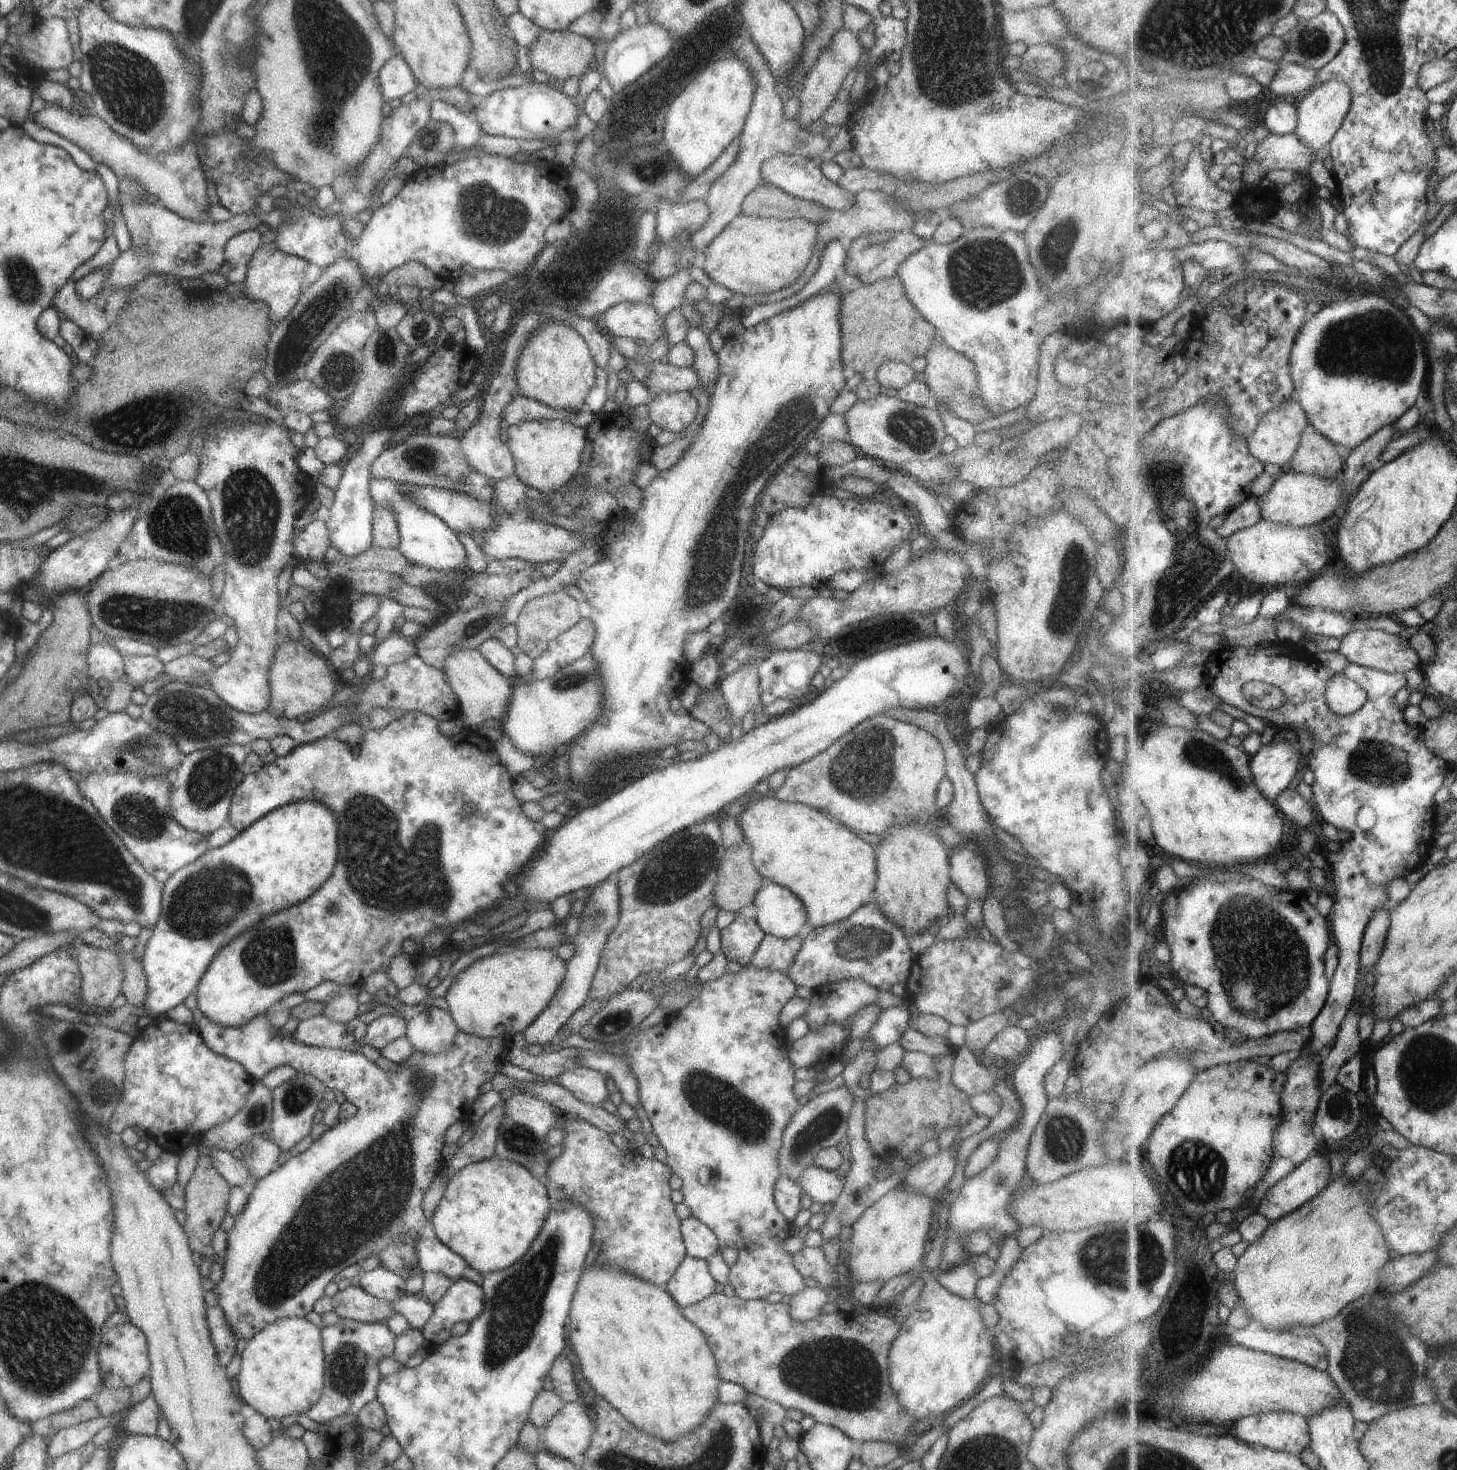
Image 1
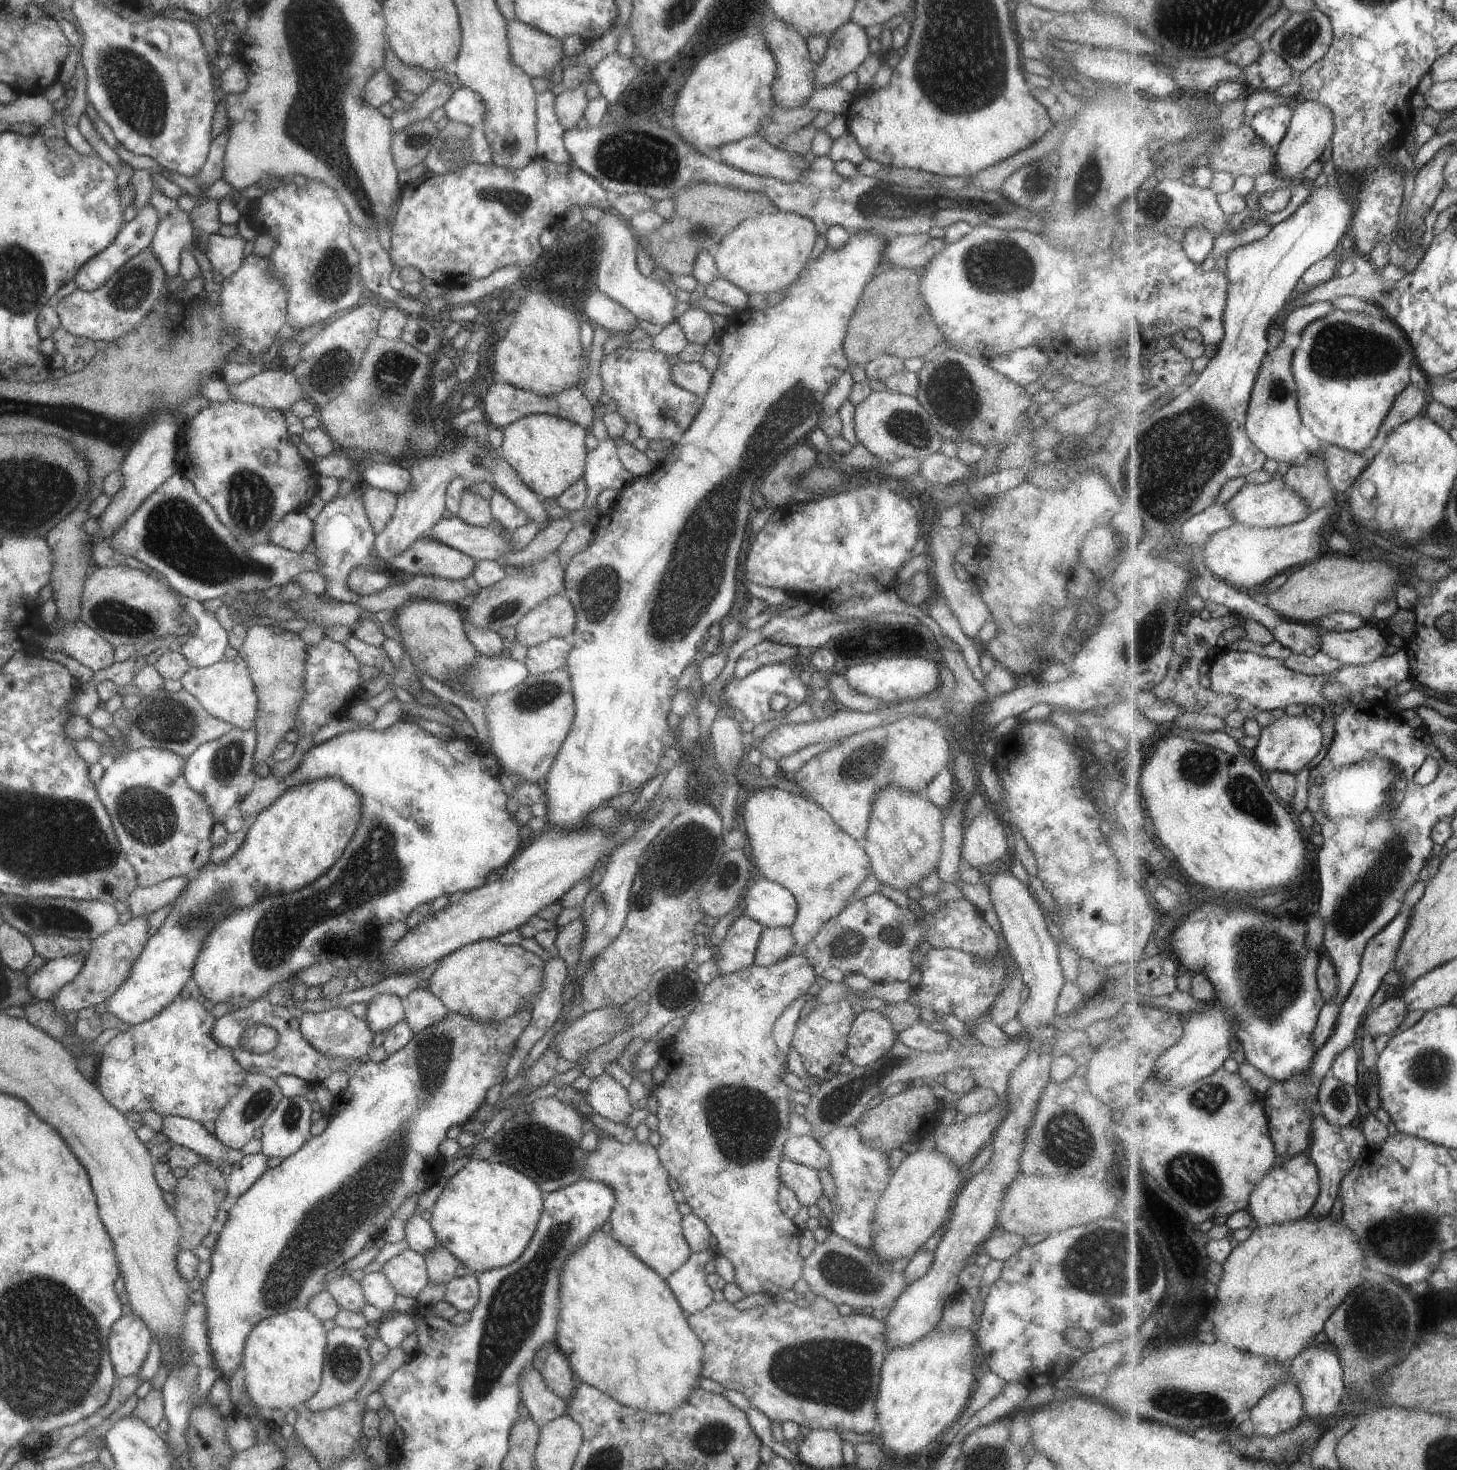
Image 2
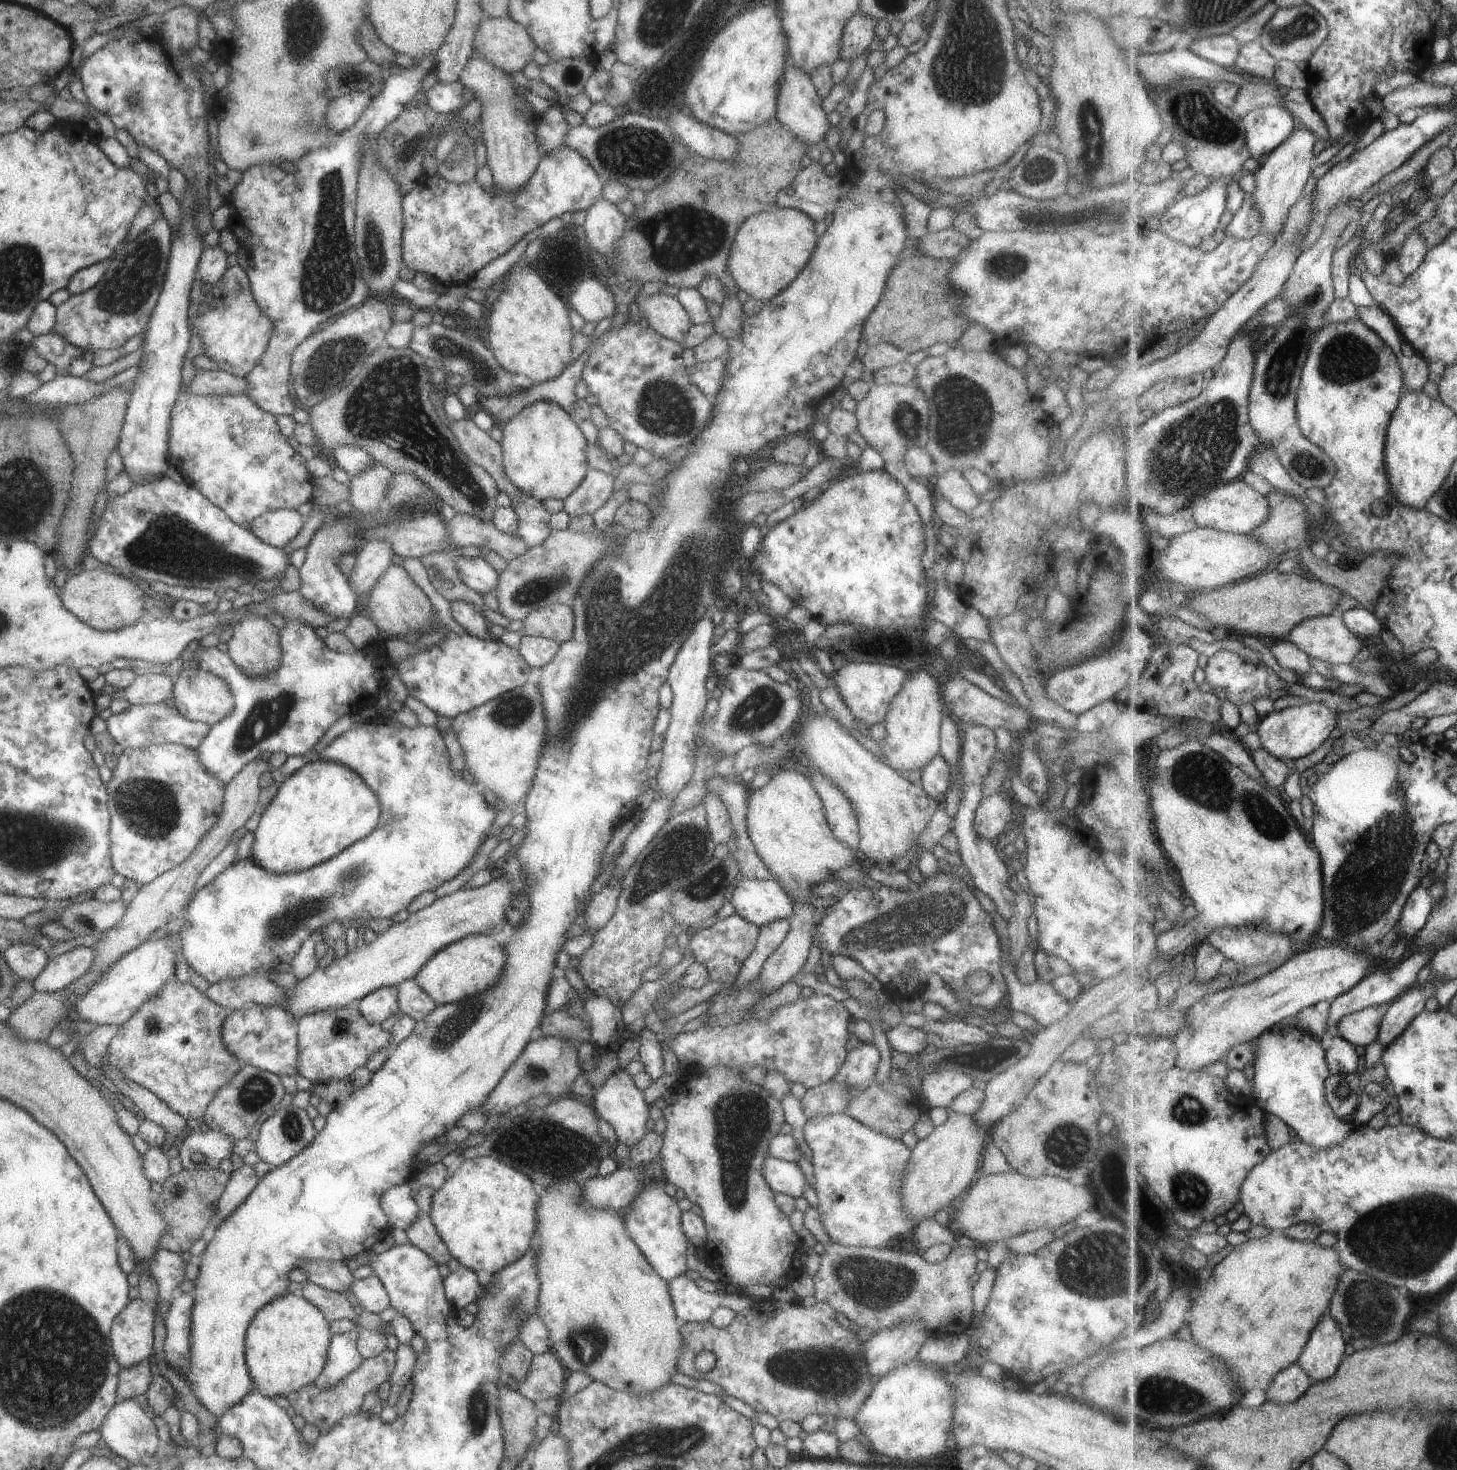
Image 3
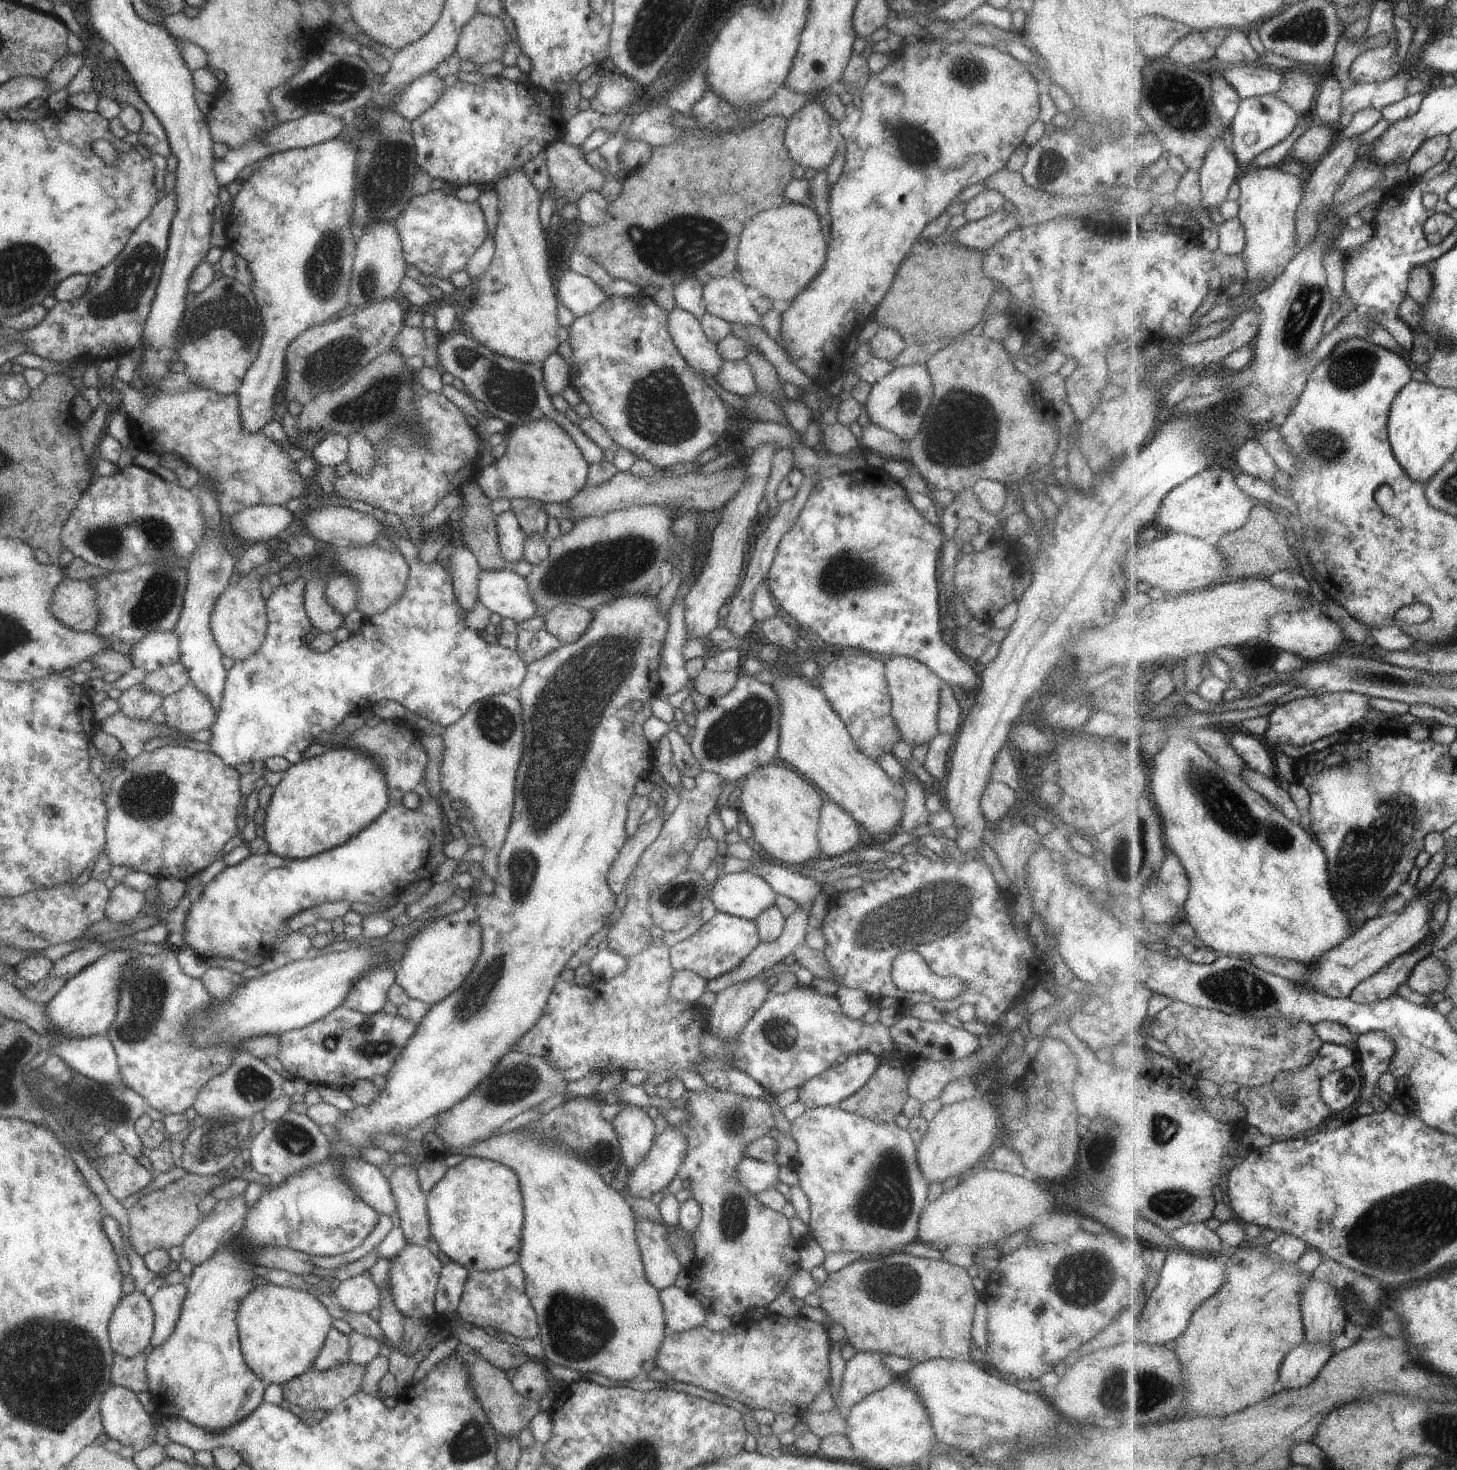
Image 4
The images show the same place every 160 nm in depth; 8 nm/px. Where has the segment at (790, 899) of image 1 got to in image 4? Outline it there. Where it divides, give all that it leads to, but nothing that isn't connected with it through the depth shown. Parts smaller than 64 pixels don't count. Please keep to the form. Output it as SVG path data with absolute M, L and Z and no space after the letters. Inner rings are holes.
M747 871L720 874L707 894L715 912L748 920L773 907L775 896L767 882Z

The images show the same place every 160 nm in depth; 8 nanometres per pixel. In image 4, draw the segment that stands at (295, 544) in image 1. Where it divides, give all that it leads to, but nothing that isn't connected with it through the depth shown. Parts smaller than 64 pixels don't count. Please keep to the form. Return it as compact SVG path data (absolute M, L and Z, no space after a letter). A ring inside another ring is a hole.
M280 505L245 506L227 520L232 536L257 543L285 531L295 516Z

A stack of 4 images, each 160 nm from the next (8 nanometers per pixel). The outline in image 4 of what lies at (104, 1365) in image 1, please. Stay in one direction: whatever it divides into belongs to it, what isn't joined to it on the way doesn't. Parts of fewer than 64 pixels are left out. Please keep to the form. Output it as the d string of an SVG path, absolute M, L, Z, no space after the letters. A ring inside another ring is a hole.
M133 1291L129 1294L123 1294L121 1300L117 1302L117 1306L113 1308L106 1327L111 1351L123 1356L123 1358L132 1358L133 1356L137 1356L137 1354L143 1353L143 1349L149 1346L153 1326L153 1310L151 1309L149 1300L145 1298L142 1292Z

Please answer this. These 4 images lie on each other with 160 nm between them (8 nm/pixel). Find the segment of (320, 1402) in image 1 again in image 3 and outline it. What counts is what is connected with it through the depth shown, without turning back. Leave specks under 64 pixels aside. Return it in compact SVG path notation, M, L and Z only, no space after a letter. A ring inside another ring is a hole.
M357 1328L351 1332L332 1335L326 1351L325 1365L313 1384L316 1388L329 1388L337 1384L343 1376L348 1376L361 1364L361 1356L357 1354L355 1340Z

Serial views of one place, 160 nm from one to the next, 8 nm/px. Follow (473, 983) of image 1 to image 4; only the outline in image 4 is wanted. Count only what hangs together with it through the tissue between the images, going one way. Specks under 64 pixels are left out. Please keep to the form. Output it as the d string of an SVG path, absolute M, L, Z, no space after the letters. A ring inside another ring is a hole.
M474 862L467 872L473 879L469 887L470 898L465 907L457 912L443 915L431 924L425 924L411 936L405 944L401 960L393 964L394 984L397 984L410 999L428 1003L430 1006L449 996L463 980L469 975L473 964L477 962L481 936L477 918L475 918L475 896L483 895L479 891L479 877L482 867Z

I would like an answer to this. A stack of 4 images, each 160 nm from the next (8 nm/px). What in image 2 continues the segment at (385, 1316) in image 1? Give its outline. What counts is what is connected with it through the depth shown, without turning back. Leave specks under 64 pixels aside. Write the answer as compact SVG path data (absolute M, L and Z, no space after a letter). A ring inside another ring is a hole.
M347 1273L341 1277L331 1276L325 1290L333 1296L333 1300L340 1310L361 1313L361 1308L363 1308L365 1302L363 1302L359 1281L353 1280Z

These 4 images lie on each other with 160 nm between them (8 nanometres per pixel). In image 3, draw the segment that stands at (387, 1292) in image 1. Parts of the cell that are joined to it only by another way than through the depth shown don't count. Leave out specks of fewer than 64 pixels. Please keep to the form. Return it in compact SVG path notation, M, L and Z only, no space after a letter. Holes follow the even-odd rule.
M375 1276L354 1279L348 1289L363 1312L379 1314L389 1307L387 1294Z

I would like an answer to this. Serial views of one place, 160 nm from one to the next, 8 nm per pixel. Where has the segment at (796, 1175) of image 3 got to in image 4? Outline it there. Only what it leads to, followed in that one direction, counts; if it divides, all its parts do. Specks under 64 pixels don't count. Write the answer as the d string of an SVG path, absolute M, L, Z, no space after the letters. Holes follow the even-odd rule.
M742 1157L735 1166L735 1180L739 1188L745 1188L747 1192L755 1194L765 1188L774 1188L778 1182L777 1172L779 1166L776 1163L769 1164Z

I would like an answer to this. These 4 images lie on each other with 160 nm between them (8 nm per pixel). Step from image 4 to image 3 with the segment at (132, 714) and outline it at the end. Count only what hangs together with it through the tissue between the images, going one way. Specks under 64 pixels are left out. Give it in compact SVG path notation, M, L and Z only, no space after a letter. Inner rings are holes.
M158 673L137 675L123 688L121 698L131 705L157 704L168 699L174 680Z

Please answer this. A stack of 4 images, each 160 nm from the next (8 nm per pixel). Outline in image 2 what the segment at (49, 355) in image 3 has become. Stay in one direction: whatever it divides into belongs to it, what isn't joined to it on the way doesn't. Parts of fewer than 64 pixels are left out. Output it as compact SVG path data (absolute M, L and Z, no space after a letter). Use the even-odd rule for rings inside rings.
M59 327L50 339L53 342L53 354L62 356L64 360L62 368L66 375L85 368L97 352L91 340L77 338Z

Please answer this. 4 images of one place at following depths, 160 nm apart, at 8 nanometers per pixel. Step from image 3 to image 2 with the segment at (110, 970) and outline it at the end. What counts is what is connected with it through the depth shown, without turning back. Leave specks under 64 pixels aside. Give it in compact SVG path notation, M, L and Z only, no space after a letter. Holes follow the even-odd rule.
M321 776L289 786L283 794L277 796L277 800L273 800L267 808L259 812L251 825L245 828L243 844L225 862L209 863L203 868L200 867L193 880L189 880L189 884L177 894L172 901L173 906L169 914L157 928L157 932L145 942L144 948L133 960L129 974L125 976L121 986L103 1000L105 1012L121 1020L121 1023L129 1025L141 1023L161 1012L180 994L183 987L190 984L195 956L201 951L203 938L227 912L251 906L253 902L257 902L259 896L296 892L305 884L317 880L341 856L353 832L357 830L359 818L361 818L361 798L341 778Z

